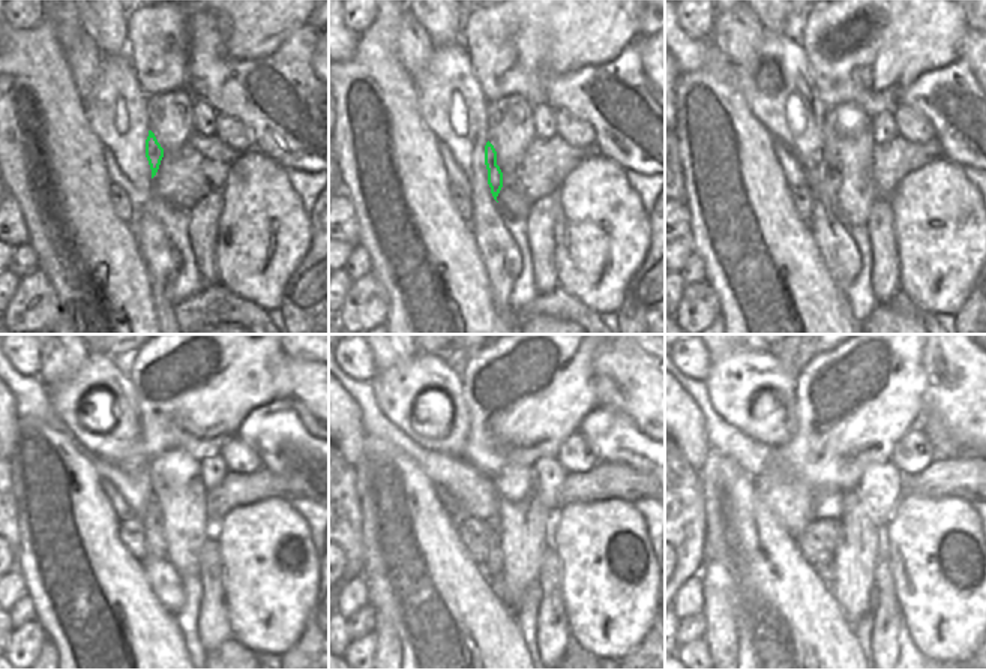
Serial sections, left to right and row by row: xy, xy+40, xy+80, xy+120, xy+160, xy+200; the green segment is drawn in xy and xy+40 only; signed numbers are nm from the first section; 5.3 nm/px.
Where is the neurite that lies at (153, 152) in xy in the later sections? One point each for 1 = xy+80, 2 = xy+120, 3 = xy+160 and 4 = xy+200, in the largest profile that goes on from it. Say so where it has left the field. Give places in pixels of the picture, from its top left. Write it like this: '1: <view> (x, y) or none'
1: xy+80 (829, 177)
2: xy+120 (153, 517)
3: xy+160 (492, 567)
4: xy+200 (826, 571)

